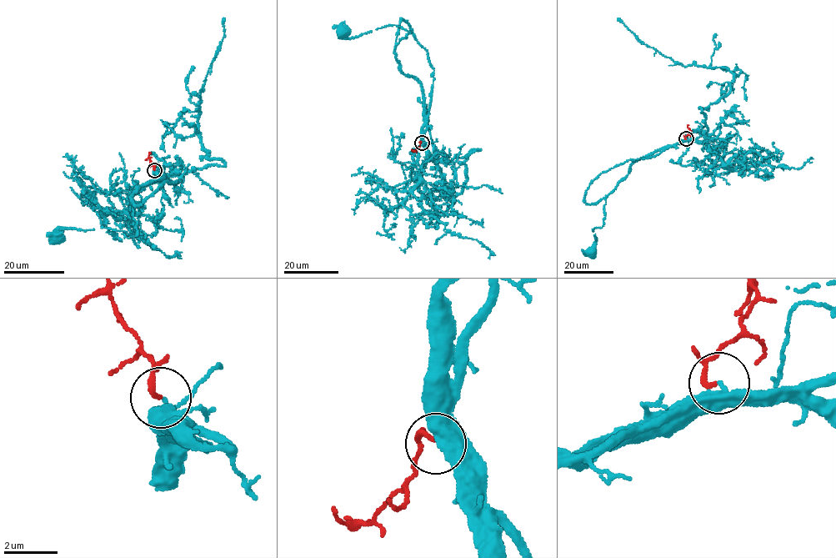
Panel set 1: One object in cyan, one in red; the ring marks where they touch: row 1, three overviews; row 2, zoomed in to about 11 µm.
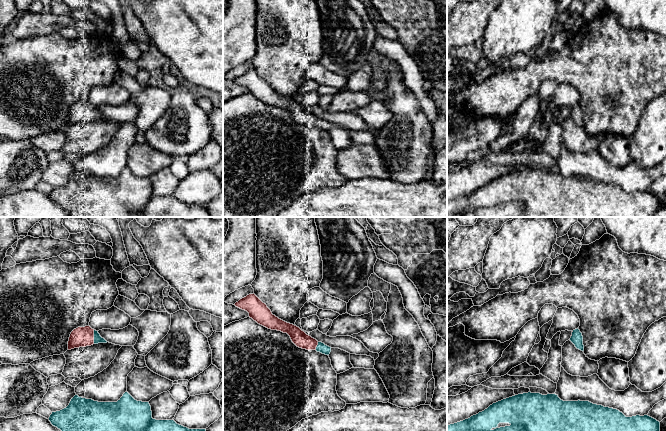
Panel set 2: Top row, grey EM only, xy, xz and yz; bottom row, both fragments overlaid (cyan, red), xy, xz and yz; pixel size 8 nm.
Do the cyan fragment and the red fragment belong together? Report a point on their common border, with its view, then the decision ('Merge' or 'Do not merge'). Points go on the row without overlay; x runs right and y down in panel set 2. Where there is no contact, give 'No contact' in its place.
Touches cyan at xy (94, 113). Merge

